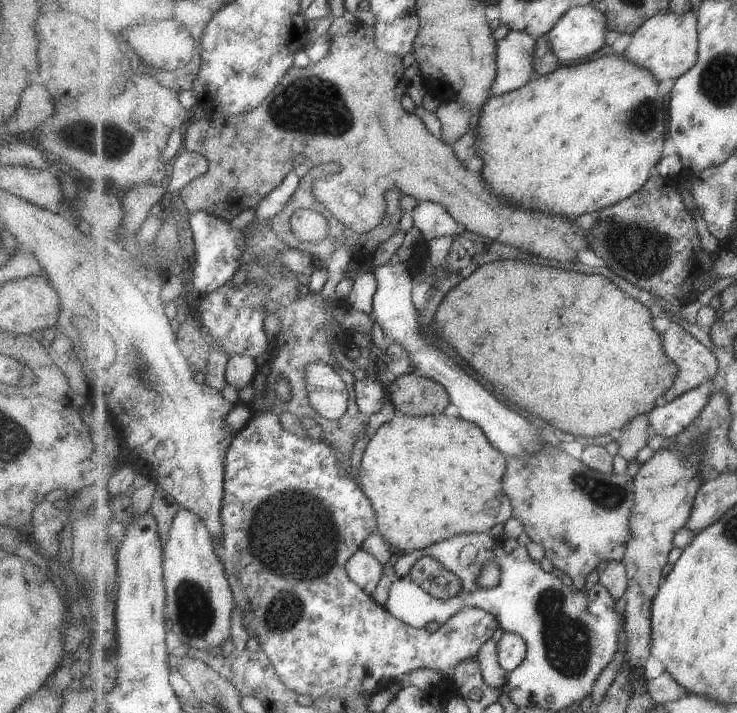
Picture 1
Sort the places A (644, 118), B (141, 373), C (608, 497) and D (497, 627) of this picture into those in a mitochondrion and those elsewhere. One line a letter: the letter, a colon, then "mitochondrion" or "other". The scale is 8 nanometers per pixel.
A: mitochondrion
B: mitochondrion
C: mitochondrion
D: other

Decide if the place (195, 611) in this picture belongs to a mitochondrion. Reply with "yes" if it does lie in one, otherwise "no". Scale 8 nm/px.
yes

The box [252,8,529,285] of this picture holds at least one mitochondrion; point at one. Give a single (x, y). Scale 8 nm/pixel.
(307, 104)

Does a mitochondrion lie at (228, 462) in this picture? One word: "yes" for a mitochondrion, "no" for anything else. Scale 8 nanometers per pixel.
no

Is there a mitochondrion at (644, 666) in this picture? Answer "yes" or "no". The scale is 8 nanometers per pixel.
no

